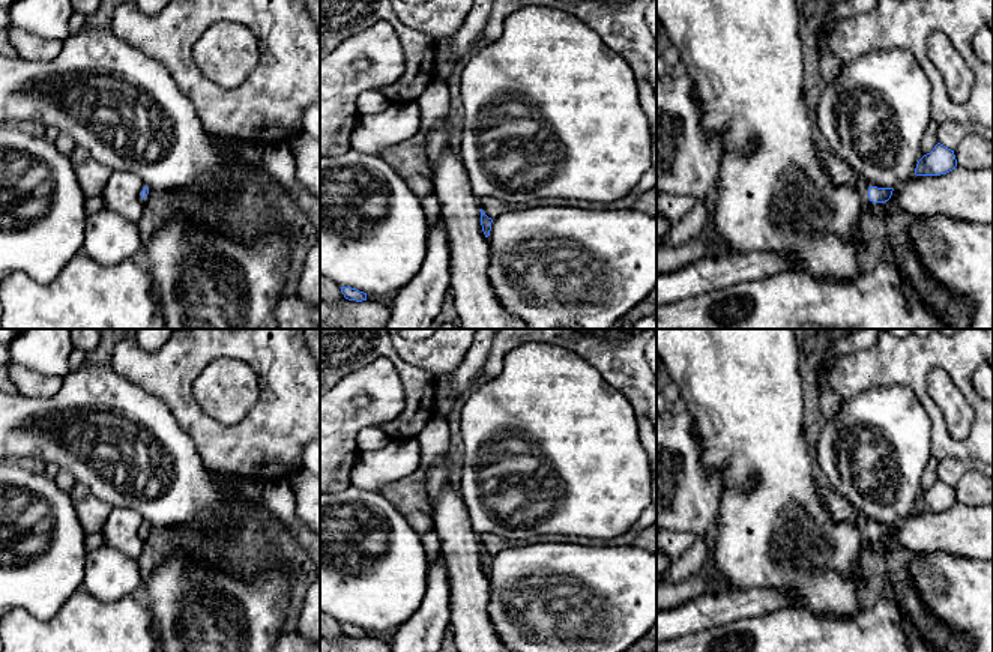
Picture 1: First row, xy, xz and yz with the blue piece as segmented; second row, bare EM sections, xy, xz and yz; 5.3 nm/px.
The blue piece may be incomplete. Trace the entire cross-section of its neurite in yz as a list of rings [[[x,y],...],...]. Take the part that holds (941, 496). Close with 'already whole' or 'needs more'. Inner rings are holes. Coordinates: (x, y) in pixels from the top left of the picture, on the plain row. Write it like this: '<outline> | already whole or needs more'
[[[937,479],[934,485],[924,491],[915,505],[916,512],[940,512],[957,503],[954,487]]] | already whole

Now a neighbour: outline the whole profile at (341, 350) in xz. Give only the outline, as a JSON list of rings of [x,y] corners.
[[[320,329],[320,394],[335,386],[344,376],[370,362],[388,358],[392,361],[404,388],[403,412],[379,428],[391,439],[415,439],[436,416],[436,379],[433,374],[410,365],[395,350],[388,329]]]

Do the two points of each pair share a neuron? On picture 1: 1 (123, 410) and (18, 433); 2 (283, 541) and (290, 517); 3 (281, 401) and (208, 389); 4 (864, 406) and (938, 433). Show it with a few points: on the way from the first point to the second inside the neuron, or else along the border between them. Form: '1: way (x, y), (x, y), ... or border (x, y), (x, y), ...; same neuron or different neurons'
1: way (98, 427), (44, 427); same neuron
2: border (260, 504), (295, 531); different neurons
3: border (248, 364), (259, 383), (259, 398), (235, 424); different neurons
4: border (917, 397), (930, 421), (930, 452), (933, 455); different neurons

